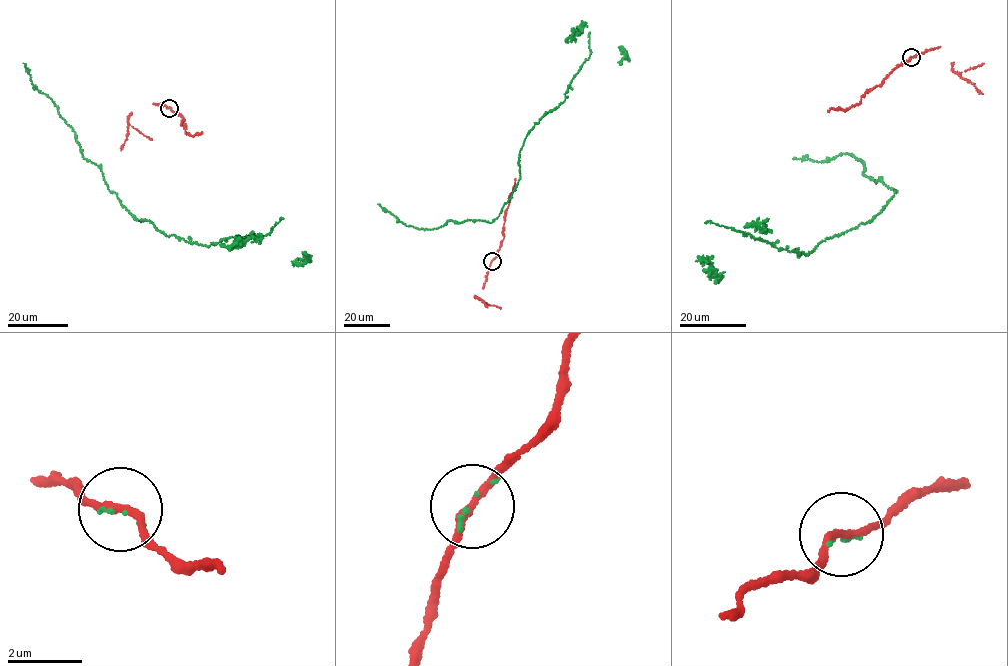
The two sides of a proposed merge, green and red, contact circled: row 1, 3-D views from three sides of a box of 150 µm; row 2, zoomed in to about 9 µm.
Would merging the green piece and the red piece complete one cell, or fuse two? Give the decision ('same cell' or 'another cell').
same cell

